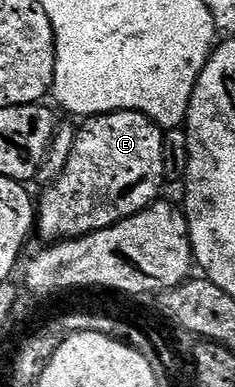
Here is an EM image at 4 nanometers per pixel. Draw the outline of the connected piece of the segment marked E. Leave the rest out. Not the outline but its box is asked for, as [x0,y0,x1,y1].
[36,112,166,242]

